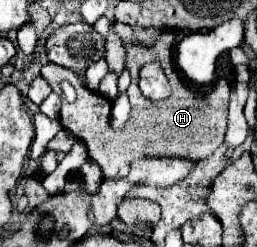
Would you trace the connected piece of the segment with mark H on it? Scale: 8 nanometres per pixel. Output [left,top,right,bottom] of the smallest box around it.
[42,23,230,179]

